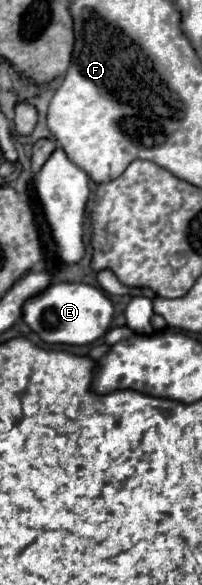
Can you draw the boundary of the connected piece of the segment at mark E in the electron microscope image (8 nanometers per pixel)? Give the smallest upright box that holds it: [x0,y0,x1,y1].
[23,282,113,346]

